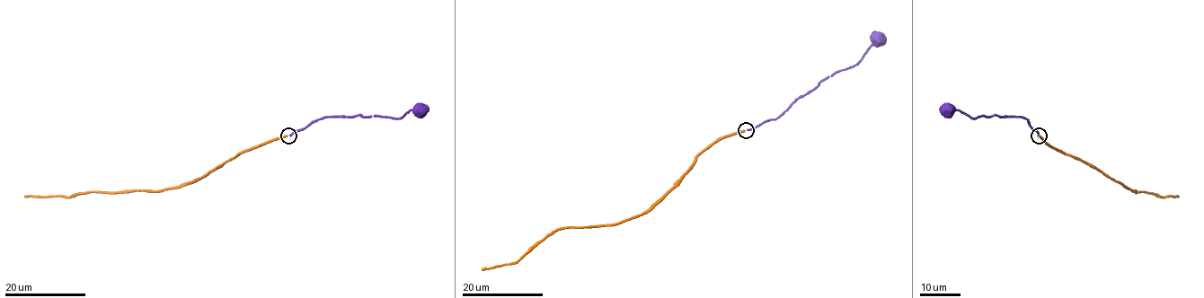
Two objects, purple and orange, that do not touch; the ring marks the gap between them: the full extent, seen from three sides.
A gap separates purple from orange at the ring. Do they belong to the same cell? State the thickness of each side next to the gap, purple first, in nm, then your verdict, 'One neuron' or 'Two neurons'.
Thickness 180 nm (purple) against 300 nm. Two neurons

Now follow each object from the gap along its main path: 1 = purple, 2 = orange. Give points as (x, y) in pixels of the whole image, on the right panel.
1: (1039, 135), (1022, 117), (995, 115), (970, 118), (958, 109), (947, 110)
2: (1040, 135), (1051, 147), (1080, 158), (1137, 192), (1179, 196)

